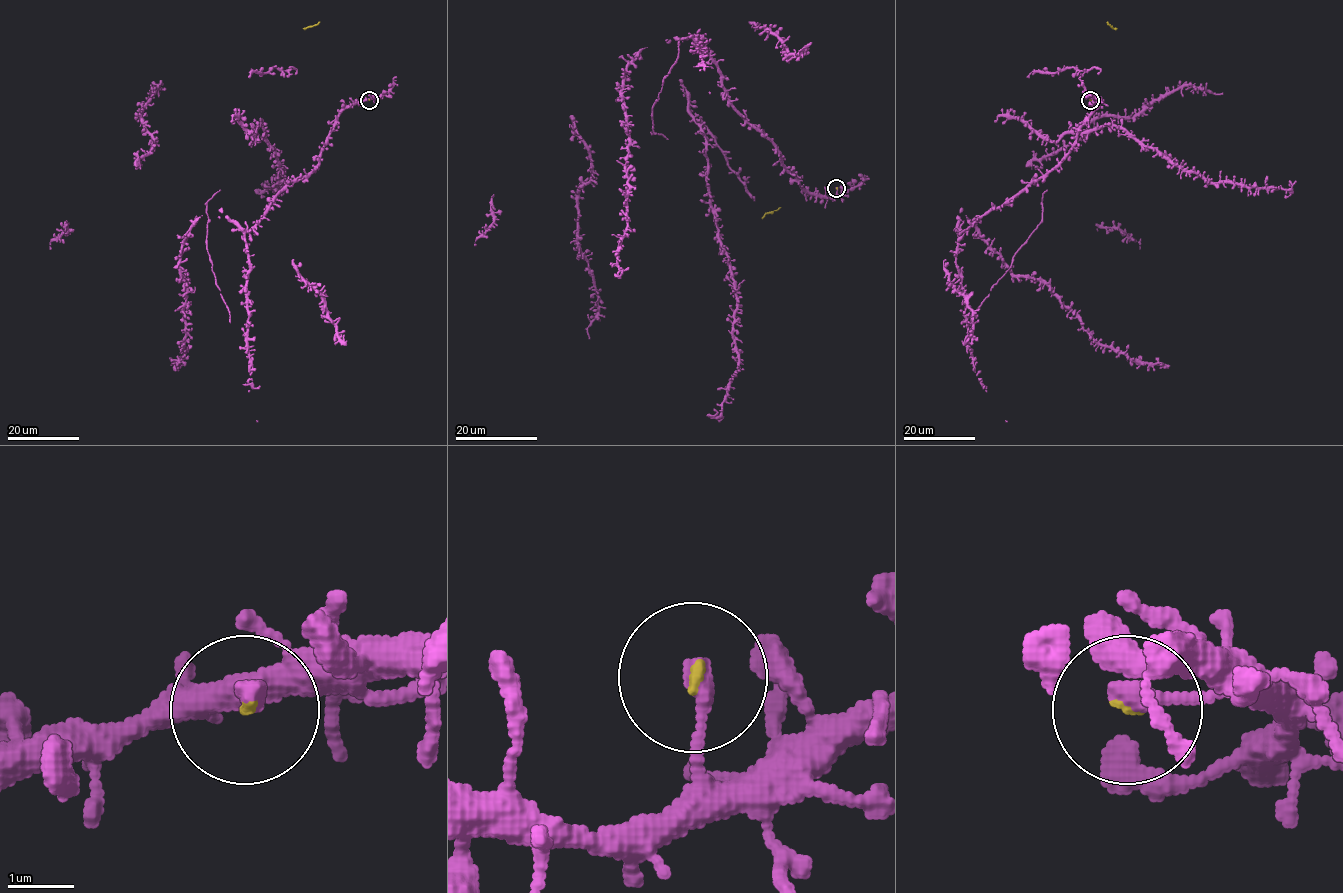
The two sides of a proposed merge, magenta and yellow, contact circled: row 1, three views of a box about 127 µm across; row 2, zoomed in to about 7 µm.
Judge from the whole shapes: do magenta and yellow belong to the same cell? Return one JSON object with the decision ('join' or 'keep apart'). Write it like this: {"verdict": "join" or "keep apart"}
{"verdict": "join"}

